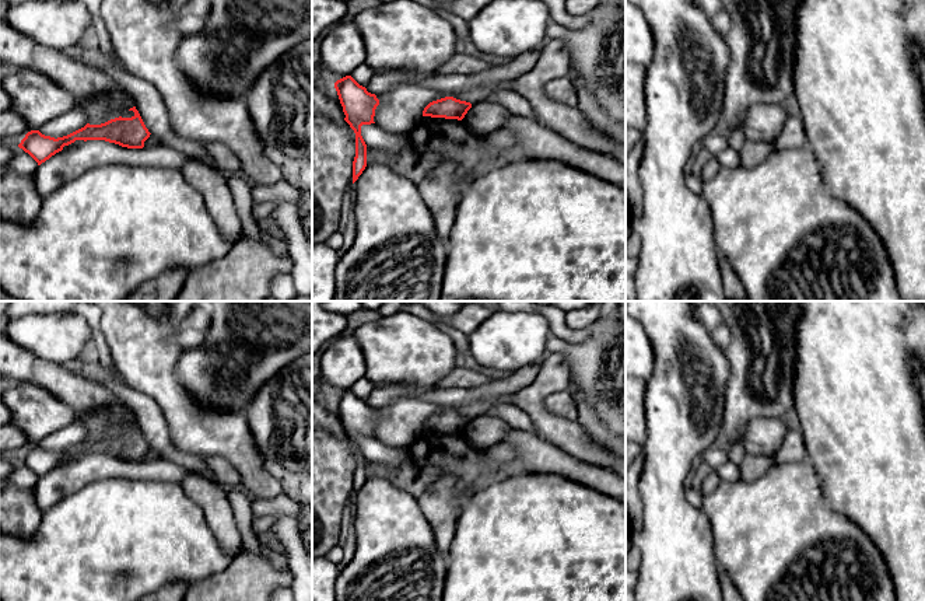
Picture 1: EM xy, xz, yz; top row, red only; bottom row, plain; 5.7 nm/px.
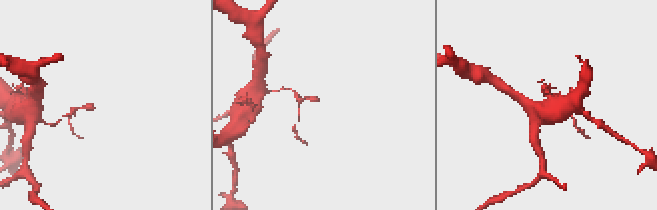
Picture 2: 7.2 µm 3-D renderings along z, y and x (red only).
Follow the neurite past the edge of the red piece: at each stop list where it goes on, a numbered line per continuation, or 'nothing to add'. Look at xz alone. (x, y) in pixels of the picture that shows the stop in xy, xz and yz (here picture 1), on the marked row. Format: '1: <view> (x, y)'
nothing to add

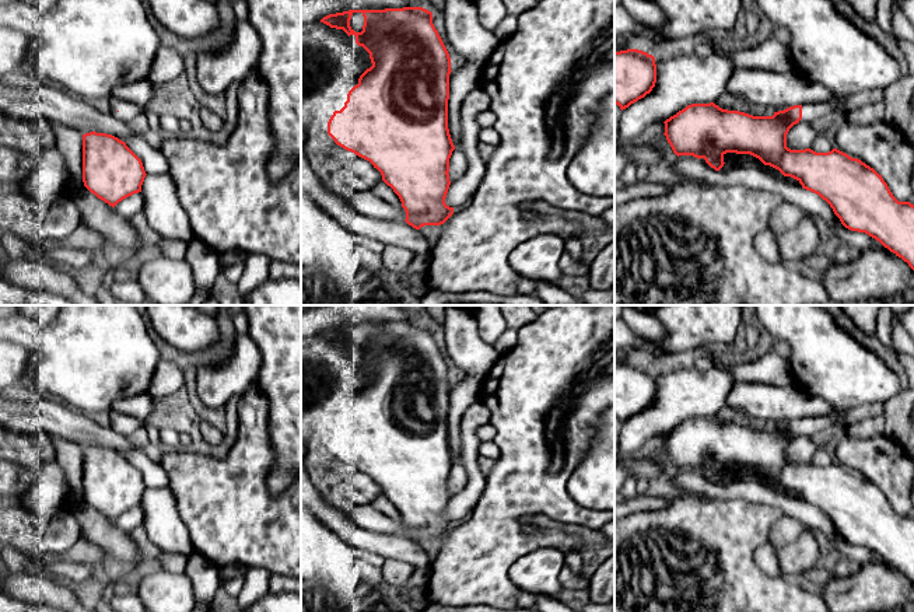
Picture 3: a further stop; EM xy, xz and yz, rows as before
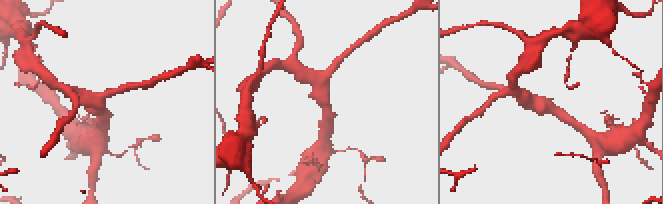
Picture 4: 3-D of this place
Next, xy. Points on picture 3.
nothing to add

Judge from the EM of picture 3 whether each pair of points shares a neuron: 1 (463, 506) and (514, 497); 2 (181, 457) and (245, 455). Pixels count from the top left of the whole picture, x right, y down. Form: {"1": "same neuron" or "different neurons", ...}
{"1": "different neurons", "2": "same neuron"}

